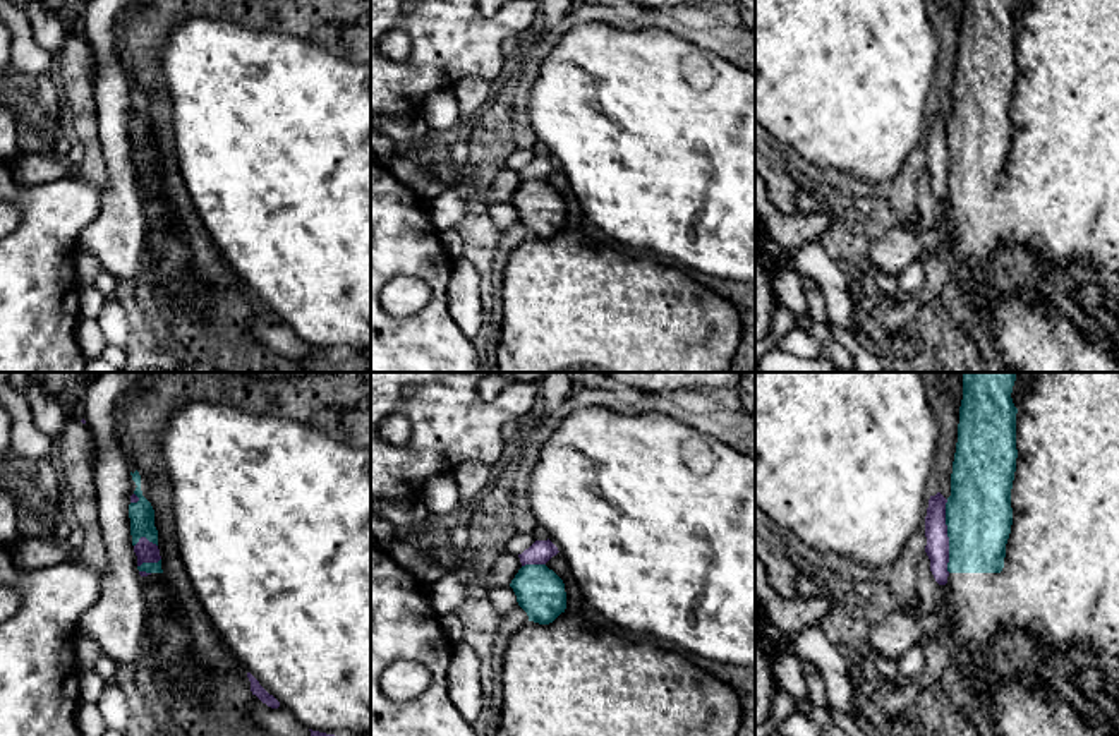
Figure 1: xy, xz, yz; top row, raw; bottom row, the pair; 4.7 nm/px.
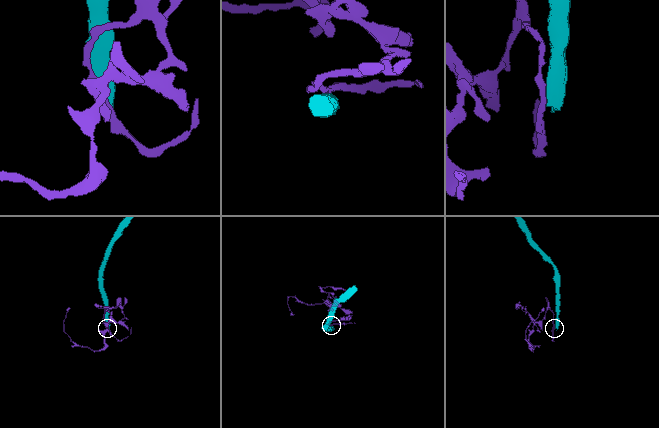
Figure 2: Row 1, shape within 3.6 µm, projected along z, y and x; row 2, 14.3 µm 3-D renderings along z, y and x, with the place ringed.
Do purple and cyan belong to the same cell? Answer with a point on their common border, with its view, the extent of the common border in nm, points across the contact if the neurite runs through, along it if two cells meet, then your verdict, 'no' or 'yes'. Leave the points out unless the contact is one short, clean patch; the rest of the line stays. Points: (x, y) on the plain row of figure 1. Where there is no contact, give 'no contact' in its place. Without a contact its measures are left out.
yz (946, 151) | 340 nm | no

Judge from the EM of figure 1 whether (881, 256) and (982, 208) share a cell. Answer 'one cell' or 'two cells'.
two cells

